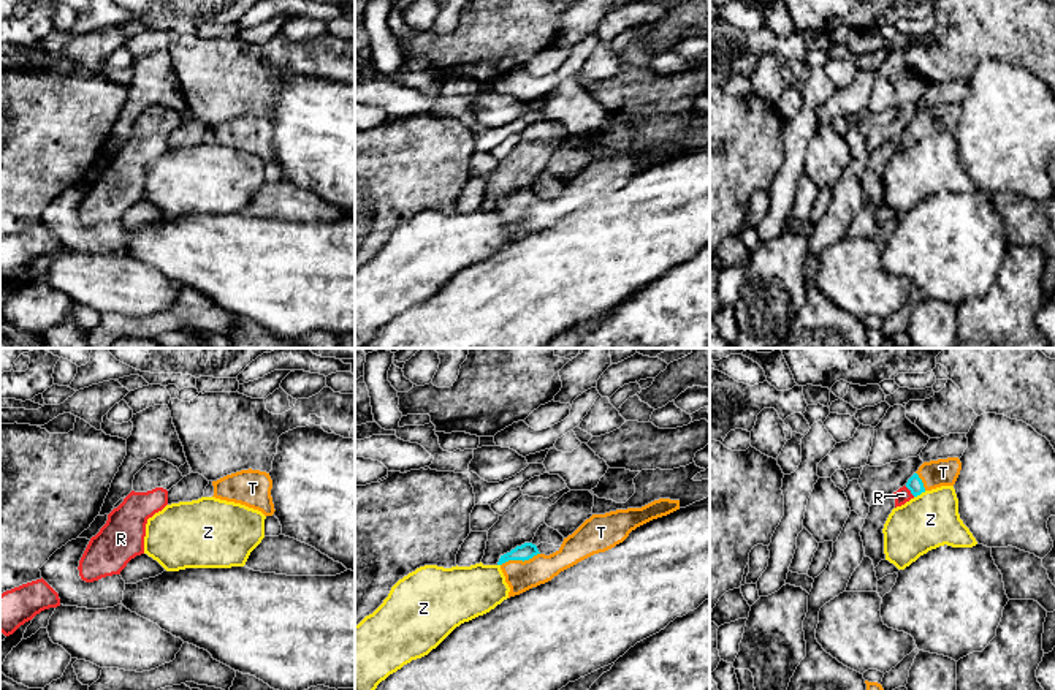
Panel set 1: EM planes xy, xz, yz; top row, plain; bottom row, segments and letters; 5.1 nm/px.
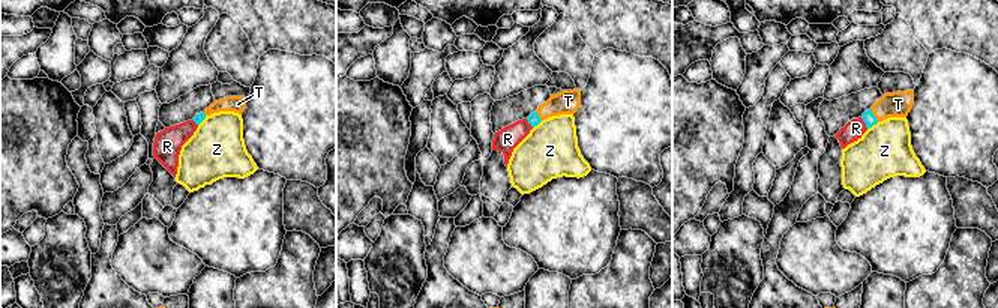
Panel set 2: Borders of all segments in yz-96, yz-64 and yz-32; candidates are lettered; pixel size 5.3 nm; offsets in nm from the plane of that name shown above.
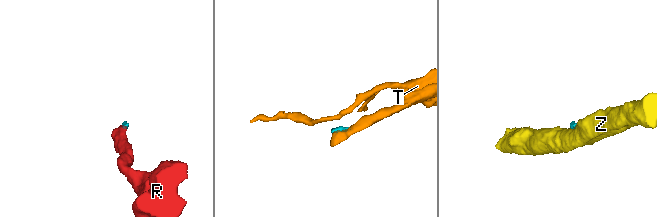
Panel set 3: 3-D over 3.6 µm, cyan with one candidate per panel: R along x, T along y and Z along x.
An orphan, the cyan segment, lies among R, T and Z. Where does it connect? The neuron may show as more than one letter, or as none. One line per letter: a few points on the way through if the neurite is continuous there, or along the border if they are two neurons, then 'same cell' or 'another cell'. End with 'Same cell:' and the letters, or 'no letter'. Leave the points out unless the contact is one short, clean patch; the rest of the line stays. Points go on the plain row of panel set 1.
R: across yz (914, 128), (910, 135), (903, 140) | same cell
T: across xz (526, 197), (520, 204), (520, 222) | same cell
Z: along yz (925, 136), (914, 143) | another cell
Same cell: R, T

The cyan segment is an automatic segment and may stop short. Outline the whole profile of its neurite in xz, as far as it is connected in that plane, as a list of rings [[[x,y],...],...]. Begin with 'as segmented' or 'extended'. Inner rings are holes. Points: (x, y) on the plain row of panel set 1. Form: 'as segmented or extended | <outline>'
extended | [[[659,144],[642,154],[592,160],[550,201],[540,199],[532,188],[516,191],[497,207],[510,233],[508,244],[551,226],[594,199],[615,193],[637,172],[676,155],[680,146]]]

